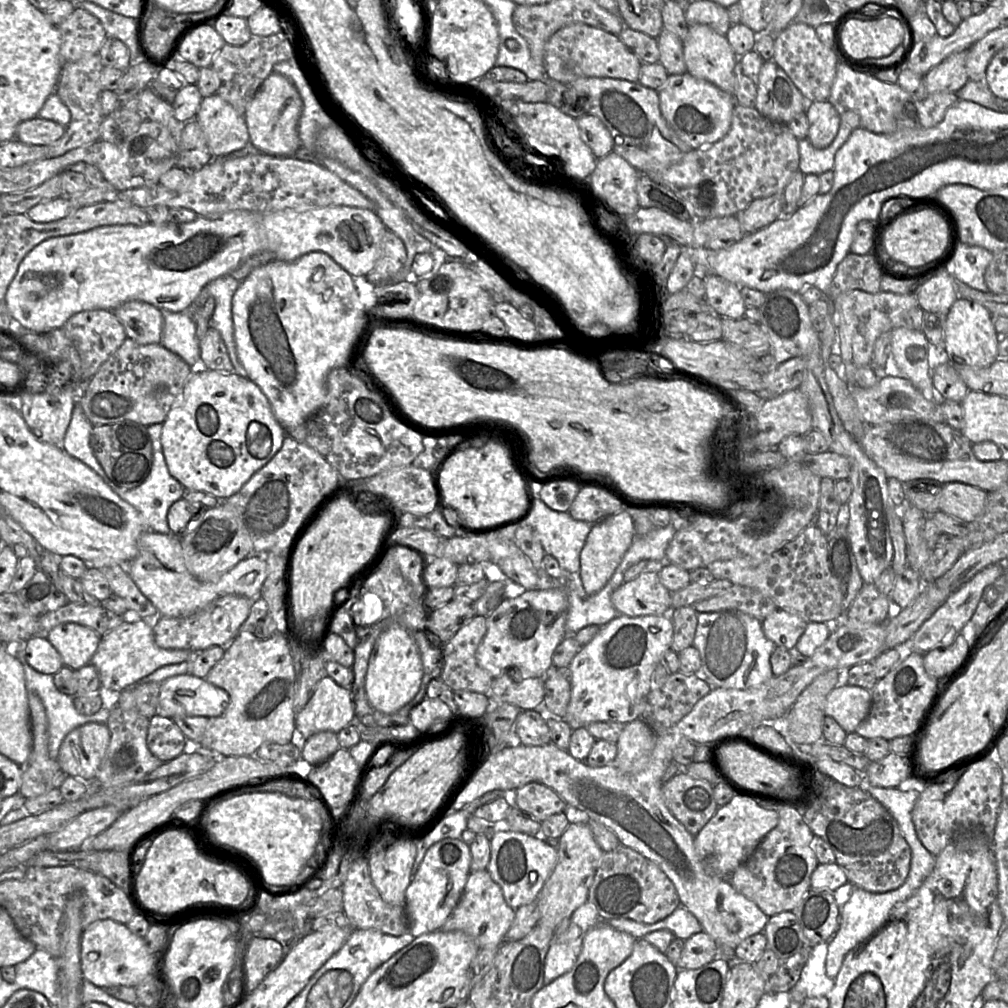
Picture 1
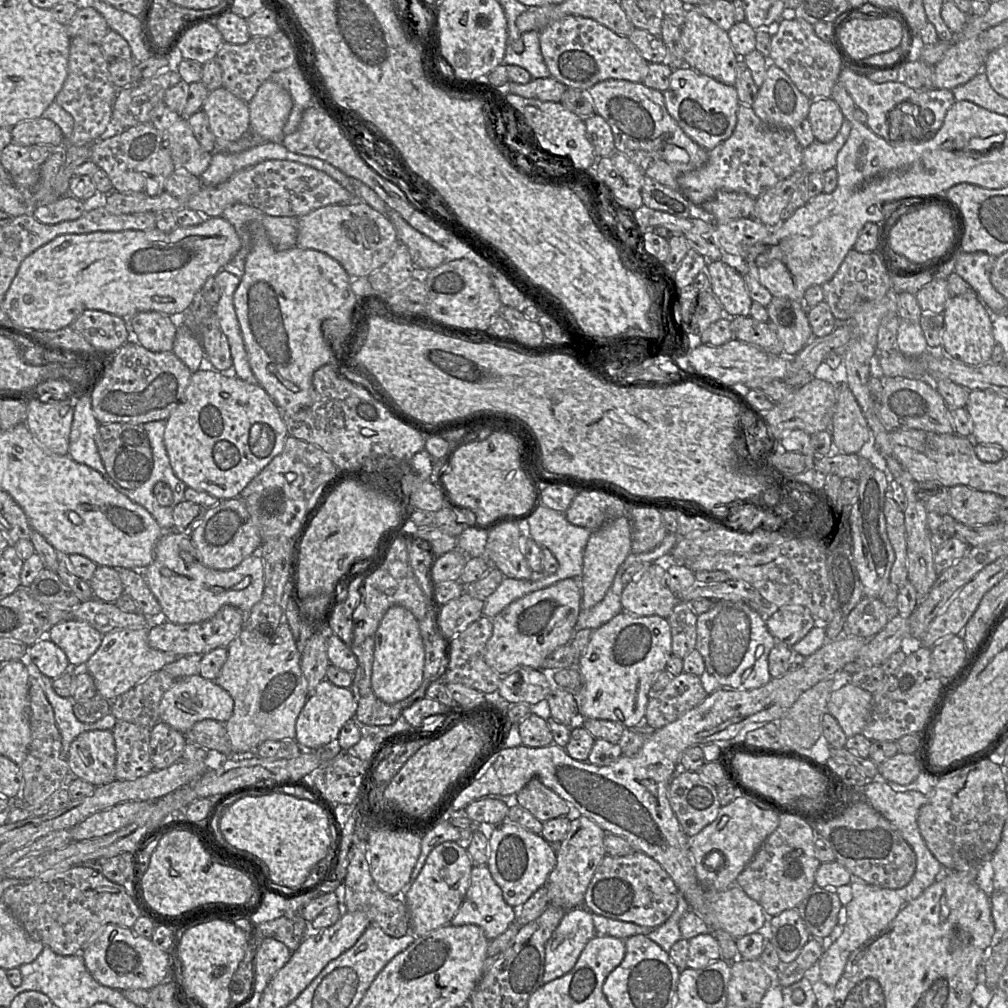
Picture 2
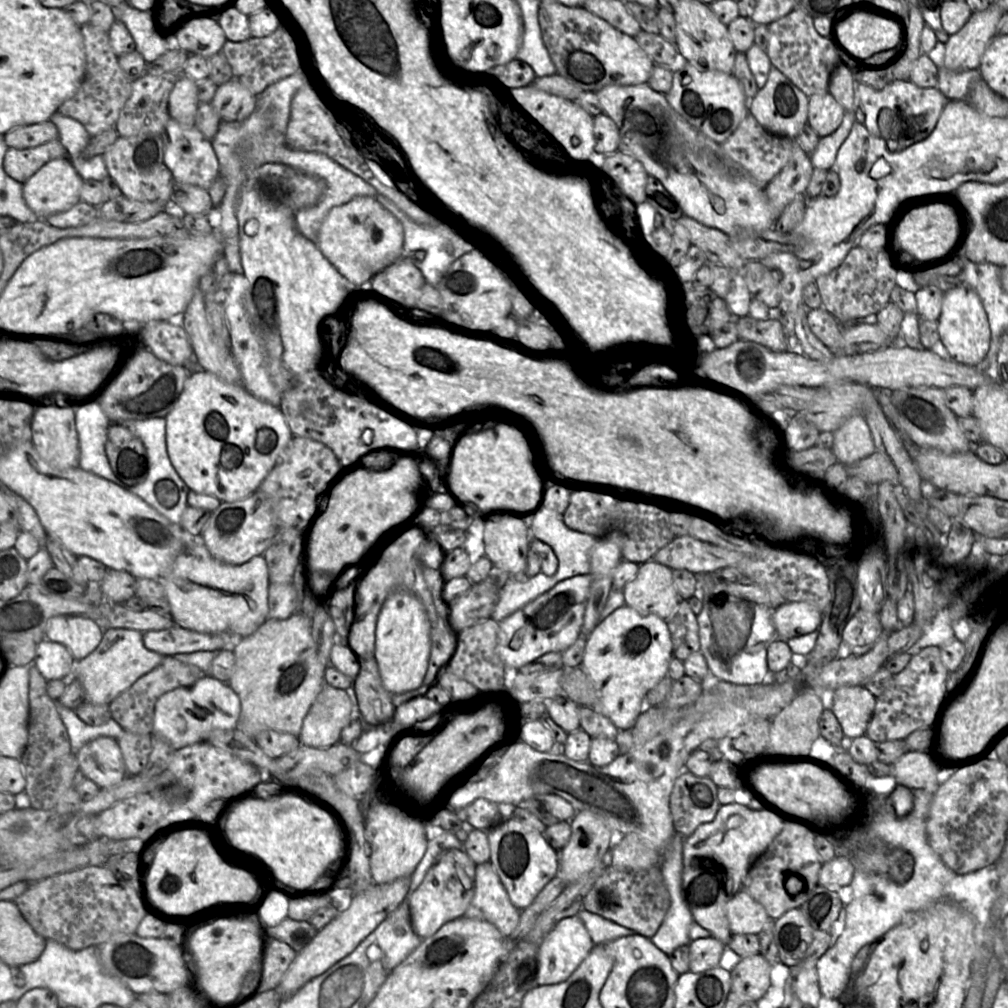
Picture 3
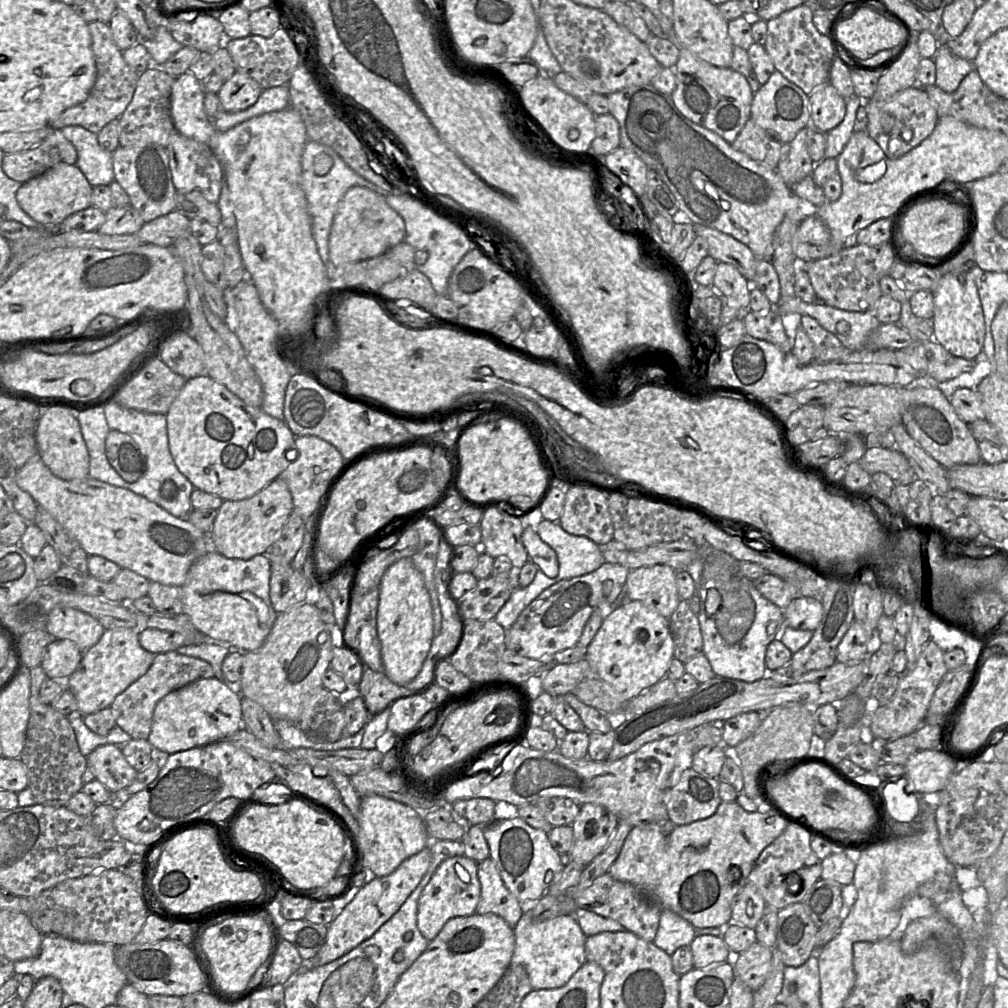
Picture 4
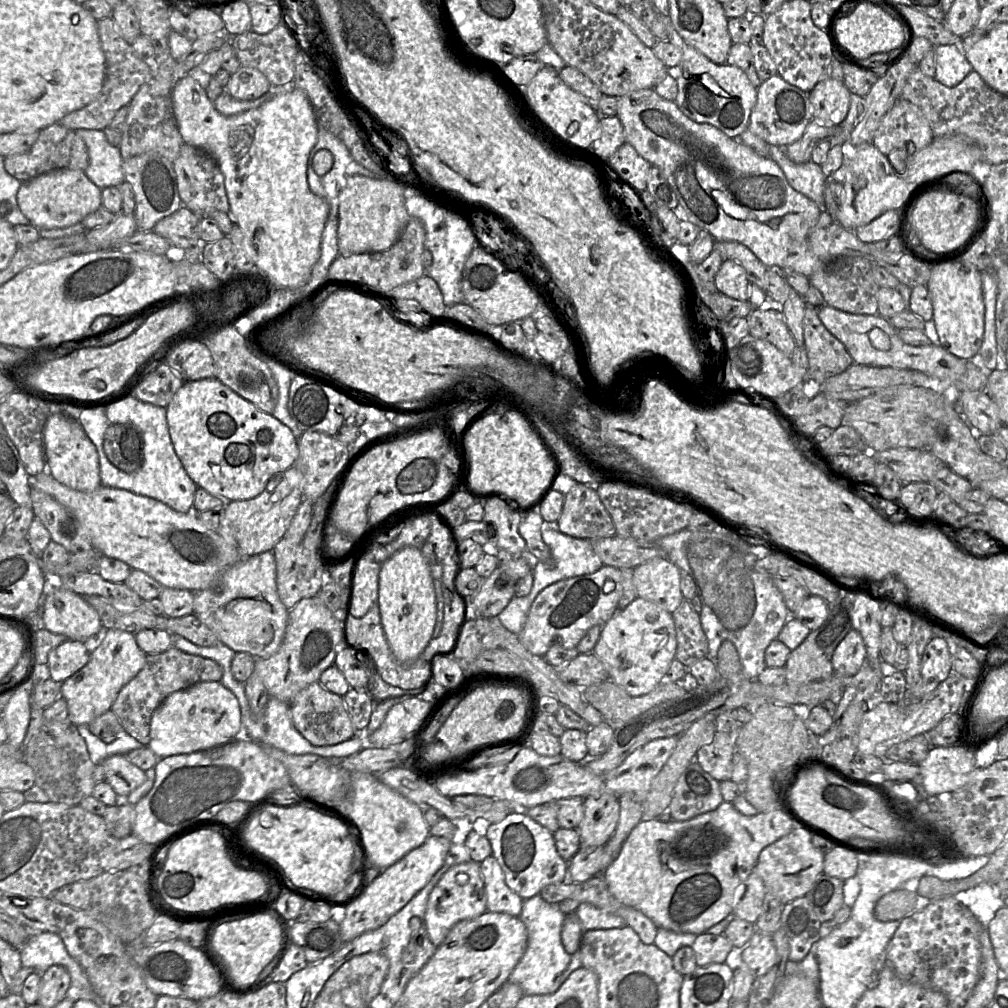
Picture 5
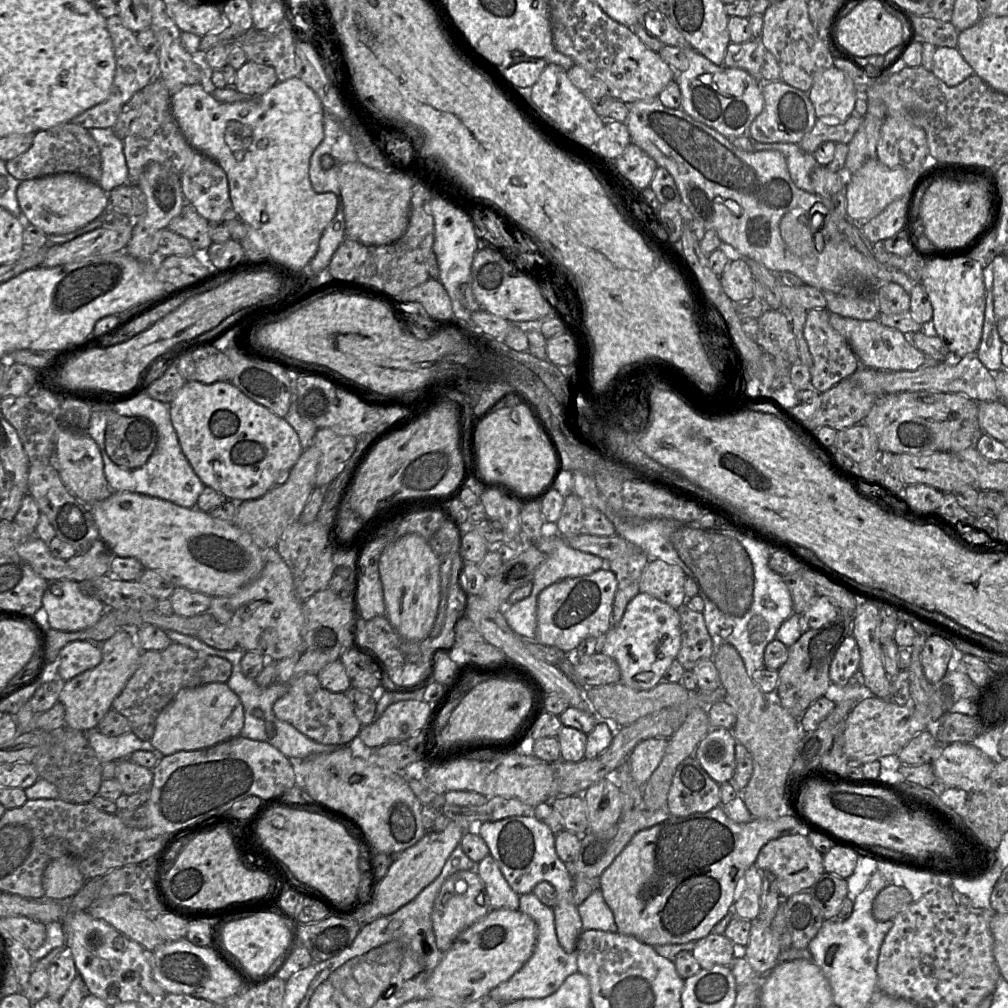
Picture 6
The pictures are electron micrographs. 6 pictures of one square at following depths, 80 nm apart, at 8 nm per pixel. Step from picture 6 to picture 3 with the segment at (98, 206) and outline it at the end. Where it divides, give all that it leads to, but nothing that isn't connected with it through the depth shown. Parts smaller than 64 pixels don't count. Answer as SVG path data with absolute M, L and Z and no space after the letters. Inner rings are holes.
M55 159L23 184L23 199L39 219L45 219L80 202L82 184L82 177L69 159Z

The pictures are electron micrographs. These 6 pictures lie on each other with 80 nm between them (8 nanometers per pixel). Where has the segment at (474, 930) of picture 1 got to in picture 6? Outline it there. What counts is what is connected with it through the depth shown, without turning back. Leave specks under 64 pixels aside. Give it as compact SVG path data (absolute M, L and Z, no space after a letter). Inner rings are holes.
M490 854L476 864L475 871L489 896L491 910L519 910L520 895L508 884L497 862Z

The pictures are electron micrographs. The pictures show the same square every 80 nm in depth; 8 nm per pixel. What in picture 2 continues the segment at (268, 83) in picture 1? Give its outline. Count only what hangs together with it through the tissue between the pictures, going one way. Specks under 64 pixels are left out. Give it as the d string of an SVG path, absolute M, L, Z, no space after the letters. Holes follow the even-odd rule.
M267 79L248 103L250 131L262 142L282 143L283 128L293 107L289 92Z

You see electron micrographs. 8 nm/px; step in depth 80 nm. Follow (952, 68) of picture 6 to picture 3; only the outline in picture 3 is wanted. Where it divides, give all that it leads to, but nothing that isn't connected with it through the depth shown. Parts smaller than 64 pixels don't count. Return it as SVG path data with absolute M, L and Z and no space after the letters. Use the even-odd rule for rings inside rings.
M944 66L938 69L937 88L949 100L966 100L970 84L982 78L978 69L953 71Z

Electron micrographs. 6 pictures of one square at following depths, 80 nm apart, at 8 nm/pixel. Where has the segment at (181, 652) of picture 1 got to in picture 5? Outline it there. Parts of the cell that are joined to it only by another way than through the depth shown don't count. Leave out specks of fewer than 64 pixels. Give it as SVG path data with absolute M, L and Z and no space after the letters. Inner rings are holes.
M106 629L91 645L91 654L88 663L74 675L62 682L61 697L66 700L68 720L78 725L88 725L98 716L111 710L121 689L132 680L144 667L146 654L139 648L135 634L118 629Z

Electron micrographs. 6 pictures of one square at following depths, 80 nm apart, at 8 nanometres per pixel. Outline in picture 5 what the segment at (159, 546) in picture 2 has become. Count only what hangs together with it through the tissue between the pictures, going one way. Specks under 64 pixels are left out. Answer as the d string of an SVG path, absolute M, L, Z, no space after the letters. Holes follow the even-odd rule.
M273 551L244 557L220 577L219 588L195 592L193 613L226 646L235 652L247 652L256 659L273 655L280 647L289 610L281 602L276 585L276 561Z

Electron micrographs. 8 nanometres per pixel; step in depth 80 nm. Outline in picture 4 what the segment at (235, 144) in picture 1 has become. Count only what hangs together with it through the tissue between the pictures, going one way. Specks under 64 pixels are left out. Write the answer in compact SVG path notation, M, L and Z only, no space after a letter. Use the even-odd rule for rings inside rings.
M235 72L226 80L219 90L218 97L222 110L226 112L240 112L256 103L263 88L247 74Z

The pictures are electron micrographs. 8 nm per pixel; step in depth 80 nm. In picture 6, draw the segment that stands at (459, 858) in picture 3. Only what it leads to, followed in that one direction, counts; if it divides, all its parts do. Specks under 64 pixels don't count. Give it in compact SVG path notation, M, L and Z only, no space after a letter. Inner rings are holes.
M475 870L459 871L448 877L438 892L433 910L432 923L437 947L446 952L458 935L491 911L489 896Z

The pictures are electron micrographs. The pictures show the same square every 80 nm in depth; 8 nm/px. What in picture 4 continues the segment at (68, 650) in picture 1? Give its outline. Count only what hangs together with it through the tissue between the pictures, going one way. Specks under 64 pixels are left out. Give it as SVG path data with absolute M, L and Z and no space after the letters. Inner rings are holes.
M56 607L49 614L45 630L56 639L71 640L81 651L86 651L97 644L105 628L81 610Z

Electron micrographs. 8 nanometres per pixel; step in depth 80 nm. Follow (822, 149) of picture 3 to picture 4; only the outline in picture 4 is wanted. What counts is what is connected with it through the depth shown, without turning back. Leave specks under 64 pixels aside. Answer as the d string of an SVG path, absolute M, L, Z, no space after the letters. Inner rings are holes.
M853 95L846 101L846 114L843 121L826 133L825 158L837 158L857 129L856 112L864 100Z

